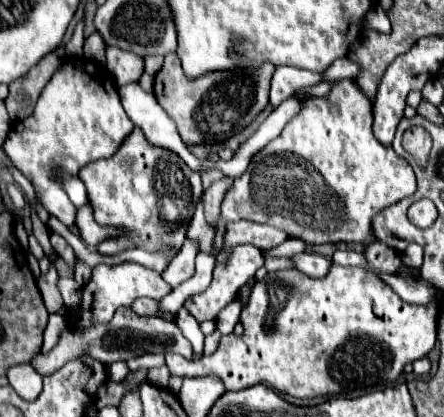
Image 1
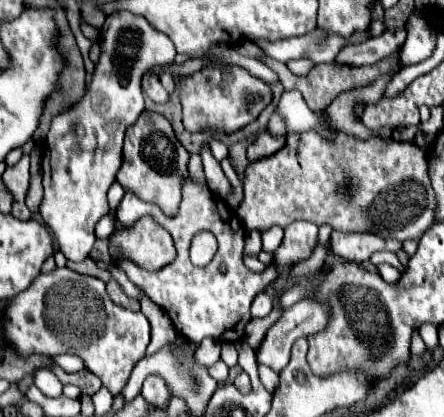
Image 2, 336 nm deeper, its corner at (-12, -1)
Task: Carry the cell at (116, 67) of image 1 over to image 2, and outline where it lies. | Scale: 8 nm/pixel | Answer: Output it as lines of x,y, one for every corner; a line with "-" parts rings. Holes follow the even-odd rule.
146,72
146,76
142,78
142,90
150,100
154,100
158,104
164,104
168,100
168,92
164,90
158,74
154,74
154,72

